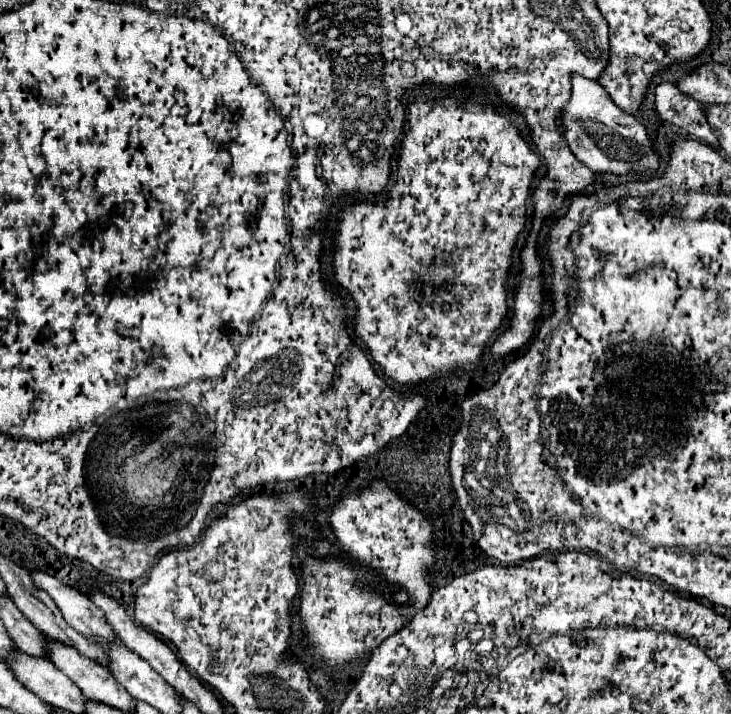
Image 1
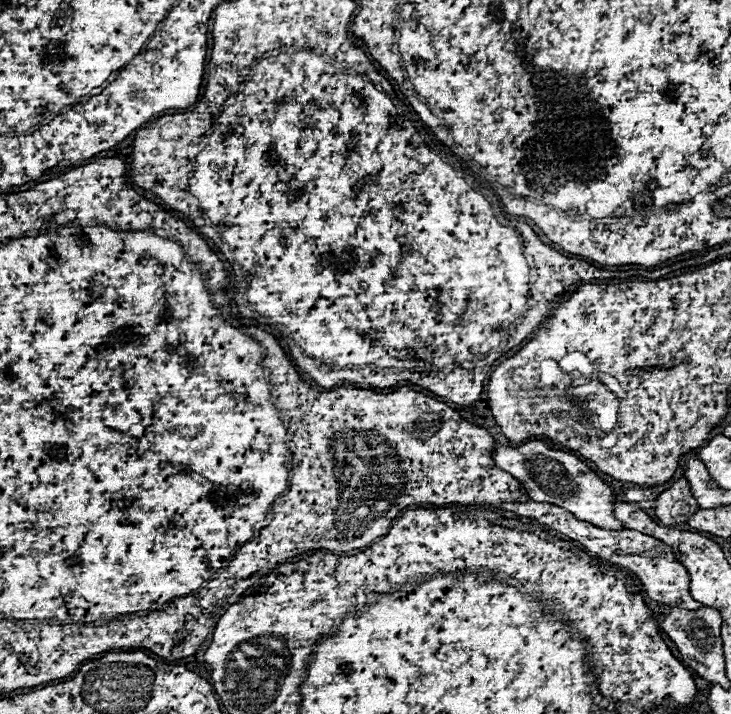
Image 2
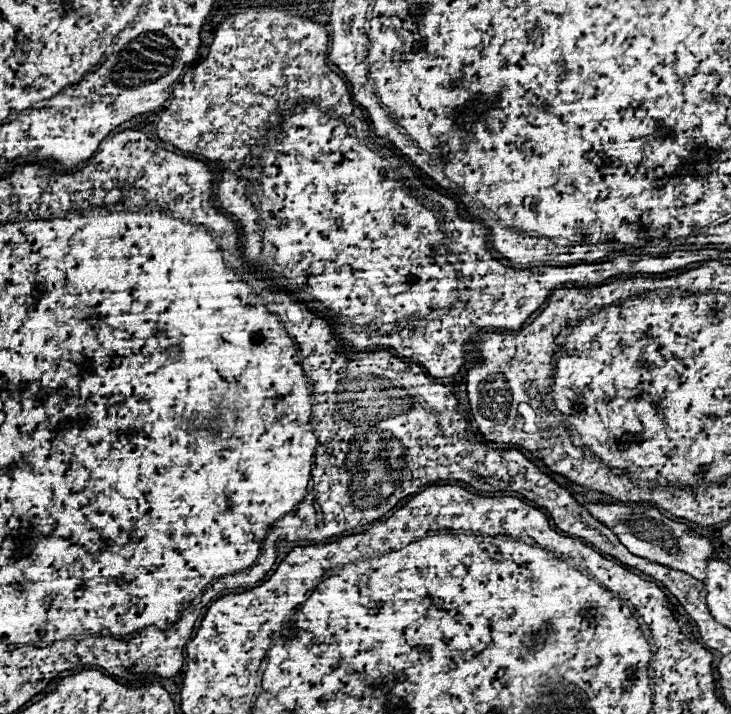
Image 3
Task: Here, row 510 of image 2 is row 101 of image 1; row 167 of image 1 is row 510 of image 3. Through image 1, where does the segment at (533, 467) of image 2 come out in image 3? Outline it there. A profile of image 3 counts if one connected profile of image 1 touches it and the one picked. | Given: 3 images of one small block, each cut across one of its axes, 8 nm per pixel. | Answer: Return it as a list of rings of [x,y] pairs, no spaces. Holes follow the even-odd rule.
[[[586,502],[584,508],[588,508],[588,512],[592,516],[596,516],[596,520],[600,520],[602,524],[608,524],[608,528],[612,528],[612,532],[616,532],[620,542],[632,554],[648,558],[658,564],[666,564],[674,570],[682,570],[698,580],[704,580],[706,562],[708,562],[708,558],[714,556],[714,546],[708,538],[702,538],[700,534],[692,532],[684,524],[672,522],[670,518],[662,516],[656,508],[648,508],[648,506],[626,504],[626,502],[616,502],[616,504]]]

